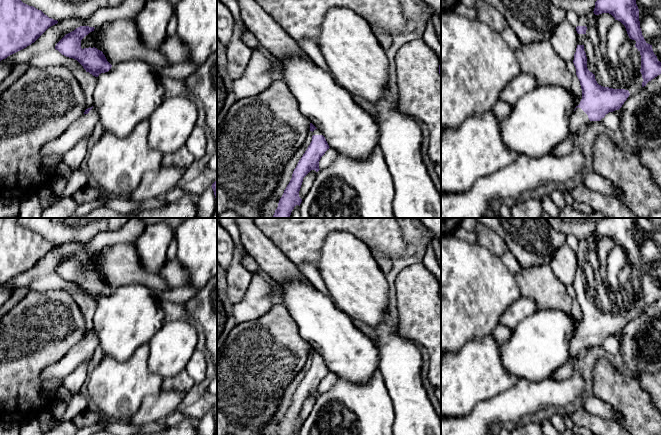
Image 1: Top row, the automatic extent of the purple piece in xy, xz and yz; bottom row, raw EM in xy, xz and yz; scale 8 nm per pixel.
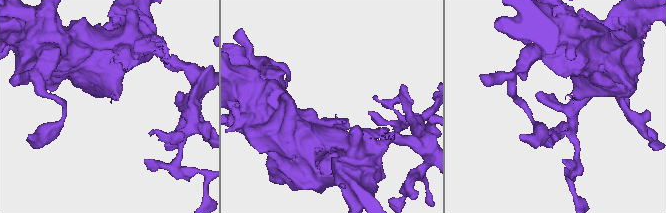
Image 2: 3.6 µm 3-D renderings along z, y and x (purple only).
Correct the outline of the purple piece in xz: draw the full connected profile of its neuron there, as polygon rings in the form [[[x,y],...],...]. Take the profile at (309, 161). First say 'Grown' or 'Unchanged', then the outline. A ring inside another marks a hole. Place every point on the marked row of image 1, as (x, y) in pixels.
Grown. [[[310,123],[310,131],[313,132],[312,141],[294,169],[292,178],[279,200],[273,218],[290,218],[294,207],[300,206],[302,199],[299,197],[299,191],[303,178],[311,170],[316,172],[320,170],[319,161],[330,148],[322,132],[312,123]]]

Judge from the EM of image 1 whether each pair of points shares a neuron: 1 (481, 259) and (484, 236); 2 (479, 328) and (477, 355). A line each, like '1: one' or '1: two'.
1: two
2: two

